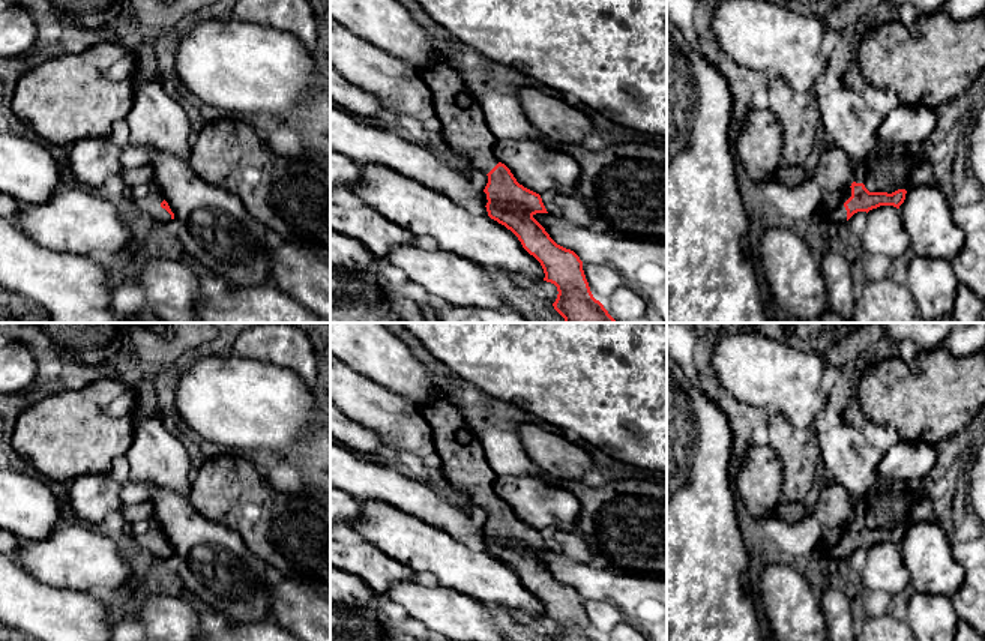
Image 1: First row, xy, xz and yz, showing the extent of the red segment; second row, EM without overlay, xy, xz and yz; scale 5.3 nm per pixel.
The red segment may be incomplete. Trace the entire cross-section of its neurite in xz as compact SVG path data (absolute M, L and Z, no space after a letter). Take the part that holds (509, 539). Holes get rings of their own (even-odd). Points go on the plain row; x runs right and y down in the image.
M440 386L429 402L419 405L423 417L434 434L435 452L443 467L444 479L456 489L471 495L473 504L488 512L483 525L486 530L488 552L511 566L523 584L542 602L545 614L557 623L557 635L553 641L602 641L590 627L580 593L557 581L545 564L533 554L536 549L548 549L539 530L524 524L517 518L511 506L496 492L497 473L491 468L480 446L480 440L473 428L473 422L465 422L458 413L450 389Z

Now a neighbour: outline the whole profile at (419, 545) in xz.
M360 500L359 504L360 513L348 528L357 531L363 542L372 543L416 573L432 573L440 587L468 596L482 605L523 609L530 615L544 617L545 609L541 599L523 584L511 566L486 549L471 551L461 540L428 521L404 513L383 501Z

